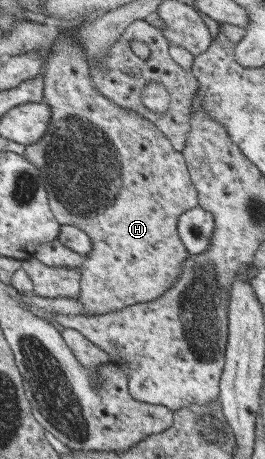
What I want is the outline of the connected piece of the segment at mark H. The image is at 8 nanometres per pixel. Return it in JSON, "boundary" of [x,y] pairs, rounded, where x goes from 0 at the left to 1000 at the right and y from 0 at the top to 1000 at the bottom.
{"boundary":[[[298,37],[287,48],[238,48],[242,54],[275,52],[275,59],[238,59],[238,52],[215,59],[215,76],[200,87],[200,98],[185,105],[174,122],[166,122],[166,137],[177,144],[170,144],[170,161],[162,166],[162,222],[196,242],[196,264],[189,266],[181,290],[136,312],[94,316],[91,331],[79,338],[113,351],[132,349],[128,357],[151,359],[143,368],[155,370],[162,412],[177,414],[177,423],[185,423],[185,453],[192,453],[200,471],[215,475],[215,486],[230,490],[275,490],[283,497],[313,501],[340,519],[343,545],[336,545],[325,562],[298,582],[298,638],[291,647],[317,675],[317,682],[306,686],[336,688],[343,684],[404,684],[502,662],[585,654],[630,636],[634,630],[649,627],[653,619],[675,610],[683,593],[691,593],[691,571],[713,562],[706,540],[679,519],[675,501],[668,501],[675,471],[717,453],[755,449],[755,423],[721,394],[728,388],[728,368],[709,368],[698,338],[653,322],[649,312],[638,309],[623,292],[589,275],[577,275],[577,268],[558,259],[532,257],[525,248],[509,248],[502,240],[472,240],[472,235],[449,235],[426,222],[411,222],[415,218],[355,187],[355,179],[332,163],[332,133],[321,115],[313,115],[313,105],[298,102],[298,94],[279,83],[287,52],[321,46],[328,46],[328,39]]]}

